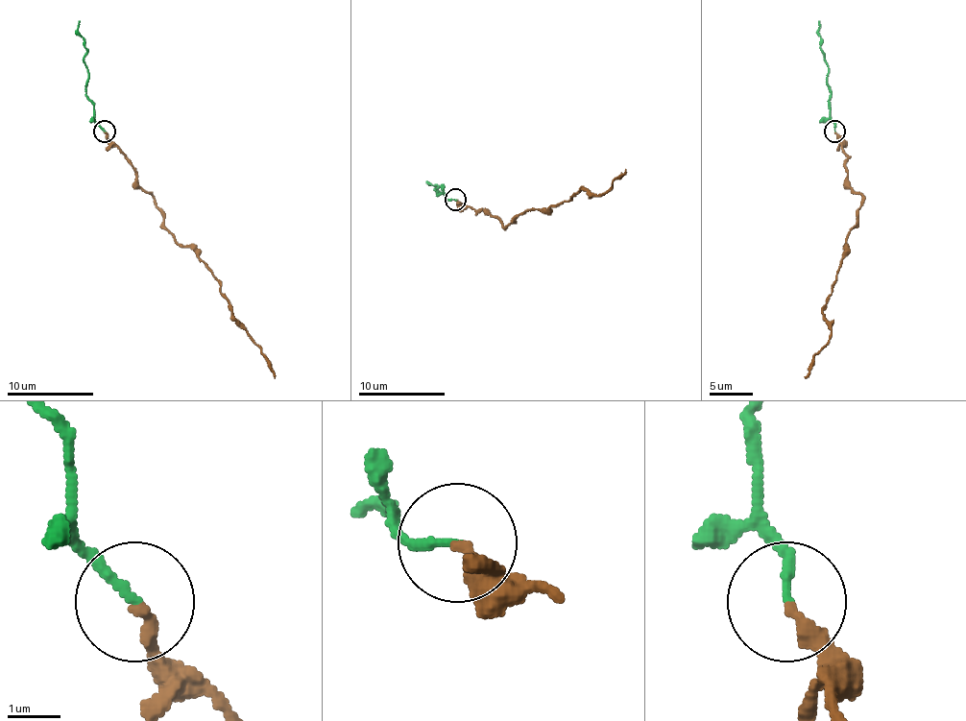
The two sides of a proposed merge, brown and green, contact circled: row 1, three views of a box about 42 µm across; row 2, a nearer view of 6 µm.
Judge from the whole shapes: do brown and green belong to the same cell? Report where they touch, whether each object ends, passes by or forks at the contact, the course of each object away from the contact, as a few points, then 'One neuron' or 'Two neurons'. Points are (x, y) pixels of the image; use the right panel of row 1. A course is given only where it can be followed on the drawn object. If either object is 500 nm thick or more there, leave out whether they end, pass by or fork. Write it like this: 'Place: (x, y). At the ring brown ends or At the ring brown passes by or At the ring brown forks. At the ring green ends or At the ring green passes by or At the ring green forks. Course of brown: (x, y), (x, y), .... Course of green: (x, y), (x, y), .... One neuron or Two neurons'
Place: (834, 131). At the ring brown ends. At the ring green ends. Course of brown: (835, 132), (846, 156), (848, 184), (861, 196), (861, 208), (822, 312), (831, 338), (813, 358), (805, 377). Course of green: (835, 131), (818, 20). One neuron

